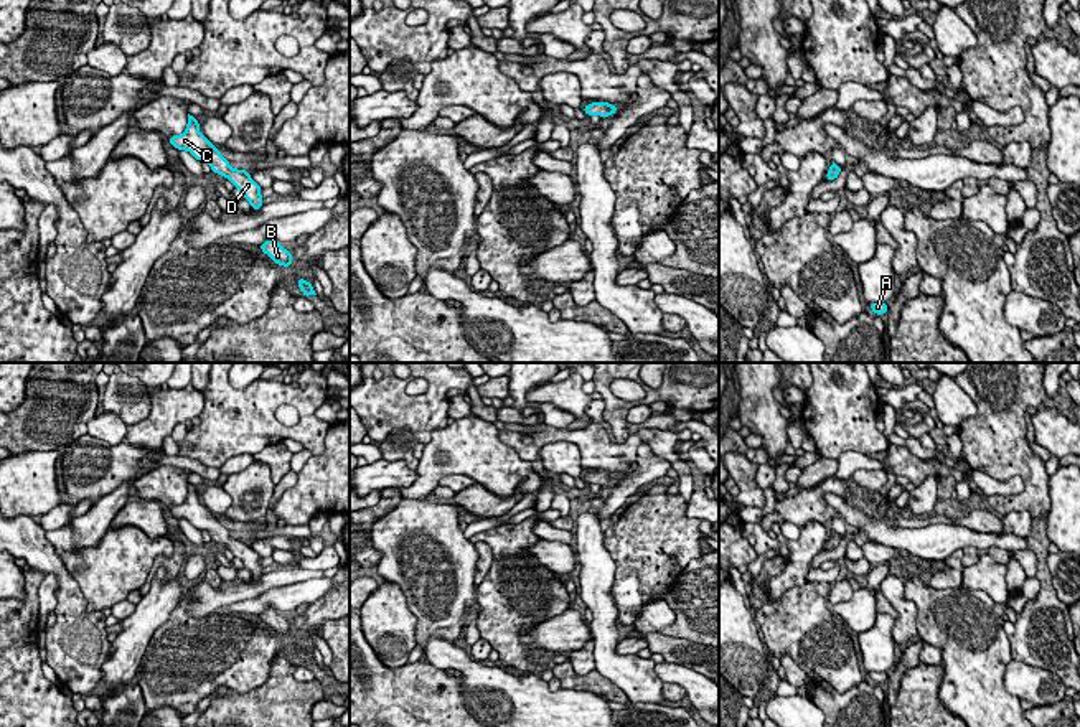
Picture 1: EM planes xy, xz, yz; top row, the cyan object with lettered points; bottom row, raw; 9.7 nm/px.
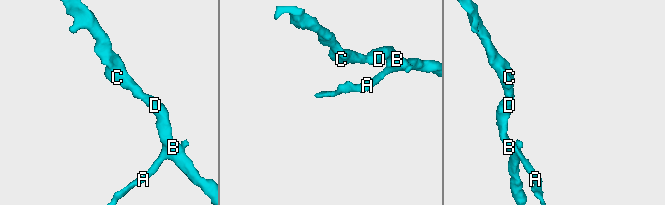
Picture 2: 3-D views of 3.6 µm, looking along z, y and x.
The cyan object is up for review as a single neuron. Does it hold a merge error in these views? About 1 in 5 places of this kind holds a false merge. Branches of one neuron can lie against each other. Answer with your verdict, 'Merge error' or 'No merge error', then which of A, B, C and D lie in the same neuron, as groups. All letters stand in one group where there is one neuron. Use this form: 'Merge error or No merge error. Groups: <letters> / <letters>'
No merge error. Groups: A B C D

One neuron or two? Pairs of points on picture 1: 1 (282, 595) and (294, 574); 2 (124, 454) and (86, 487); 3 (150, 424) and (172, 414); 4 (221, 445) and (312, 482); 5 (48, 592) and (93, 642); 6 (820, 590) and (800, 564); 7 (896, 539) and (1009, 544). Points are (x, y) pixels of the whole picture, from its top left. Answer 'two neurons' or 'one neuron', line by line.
1: two neurons
2: one neuron
3: one neuron
4: two neurons
5: two neurons
6: two neurons
7: one neuron

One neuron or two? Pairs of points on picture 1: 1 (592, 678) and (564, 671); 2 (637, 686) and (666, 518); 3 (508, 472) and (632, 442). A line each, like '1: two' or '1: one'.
1: one
2: two
3: two

